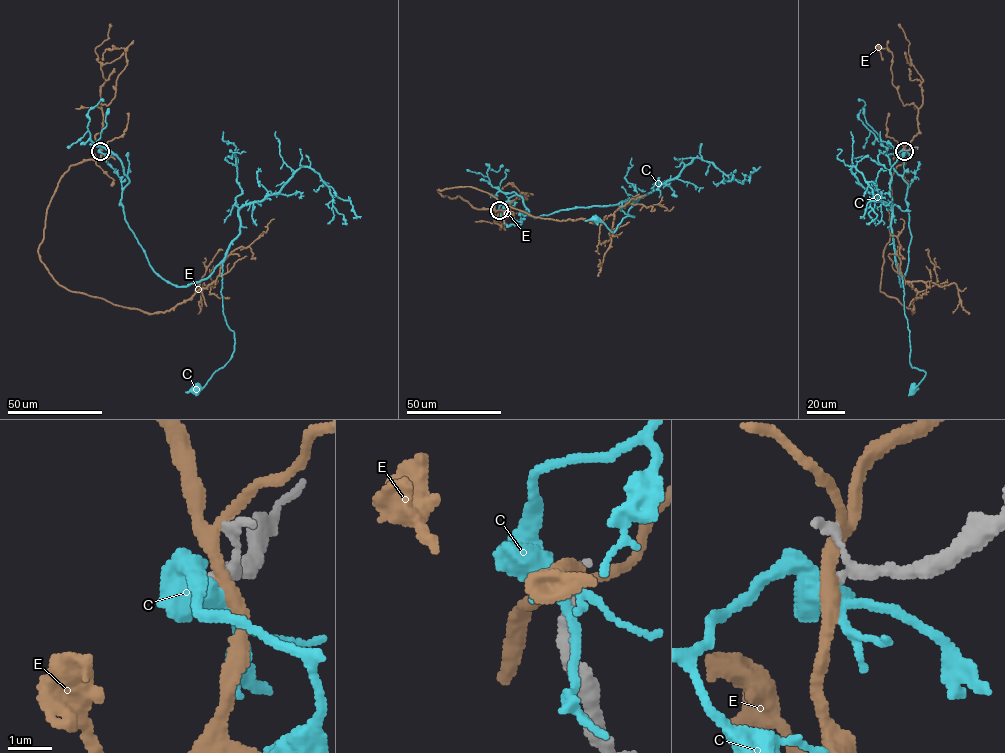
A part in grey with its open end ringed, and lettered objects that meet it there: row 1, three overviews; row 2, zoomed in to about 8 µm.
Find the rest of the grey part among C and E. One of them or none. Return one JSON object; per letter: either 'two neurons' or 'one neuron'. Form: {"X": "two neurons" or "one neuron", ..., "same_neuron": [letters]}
{"C": "two neurons", "E": "two neurons", "same_neuron": []}

